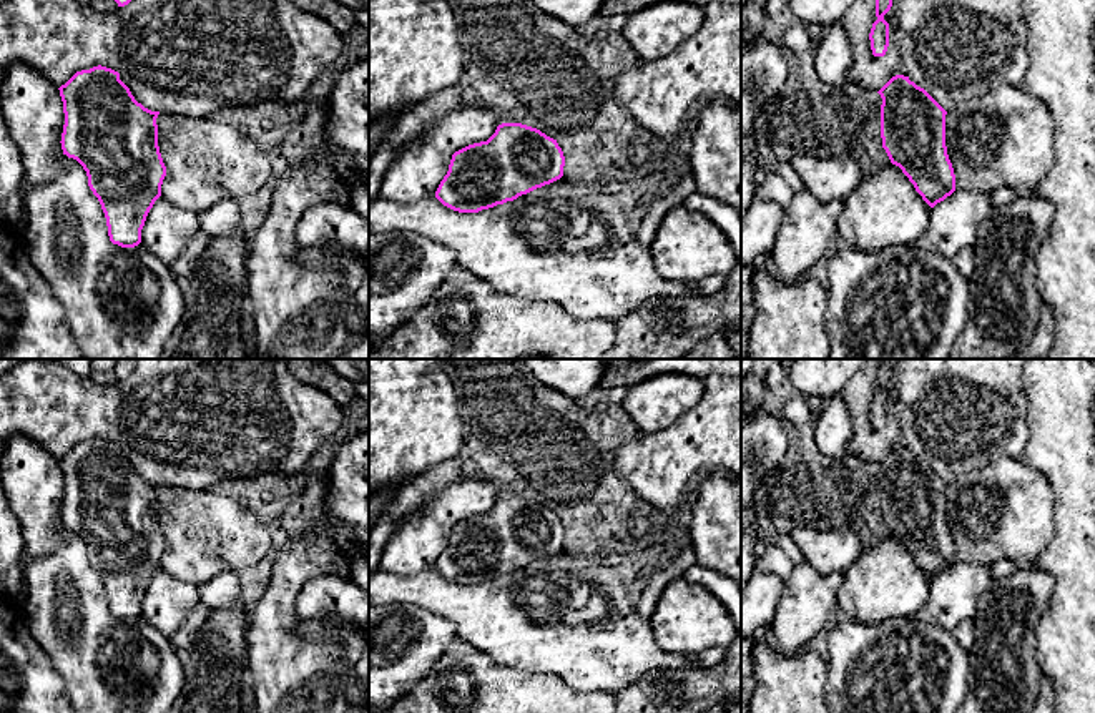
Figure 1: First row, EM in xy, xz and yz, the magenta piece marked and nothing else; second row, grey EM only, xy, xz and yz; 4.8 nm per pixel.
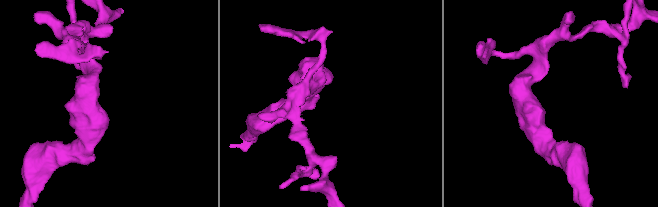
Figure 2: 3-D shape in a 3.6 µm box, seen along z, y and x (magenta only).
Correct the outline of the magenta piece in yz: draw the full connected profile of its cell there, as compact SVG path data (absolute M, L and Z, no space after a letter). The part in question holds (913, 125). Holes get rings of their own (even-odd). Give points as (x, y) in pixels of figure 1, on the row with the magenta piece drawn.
M904 75L892 76L877 93L882 98L882 148L934 208L955 191L945 146L947 111Z

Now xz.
M502 123L487 141L452 155L435 198L454 211L479 213L560 179L563 166L557 140L522 123Z

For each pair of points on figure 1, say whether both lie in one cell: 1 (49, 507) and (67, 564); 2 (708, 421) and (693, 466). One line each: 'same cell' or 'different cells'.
1: different cells
2: same cell

